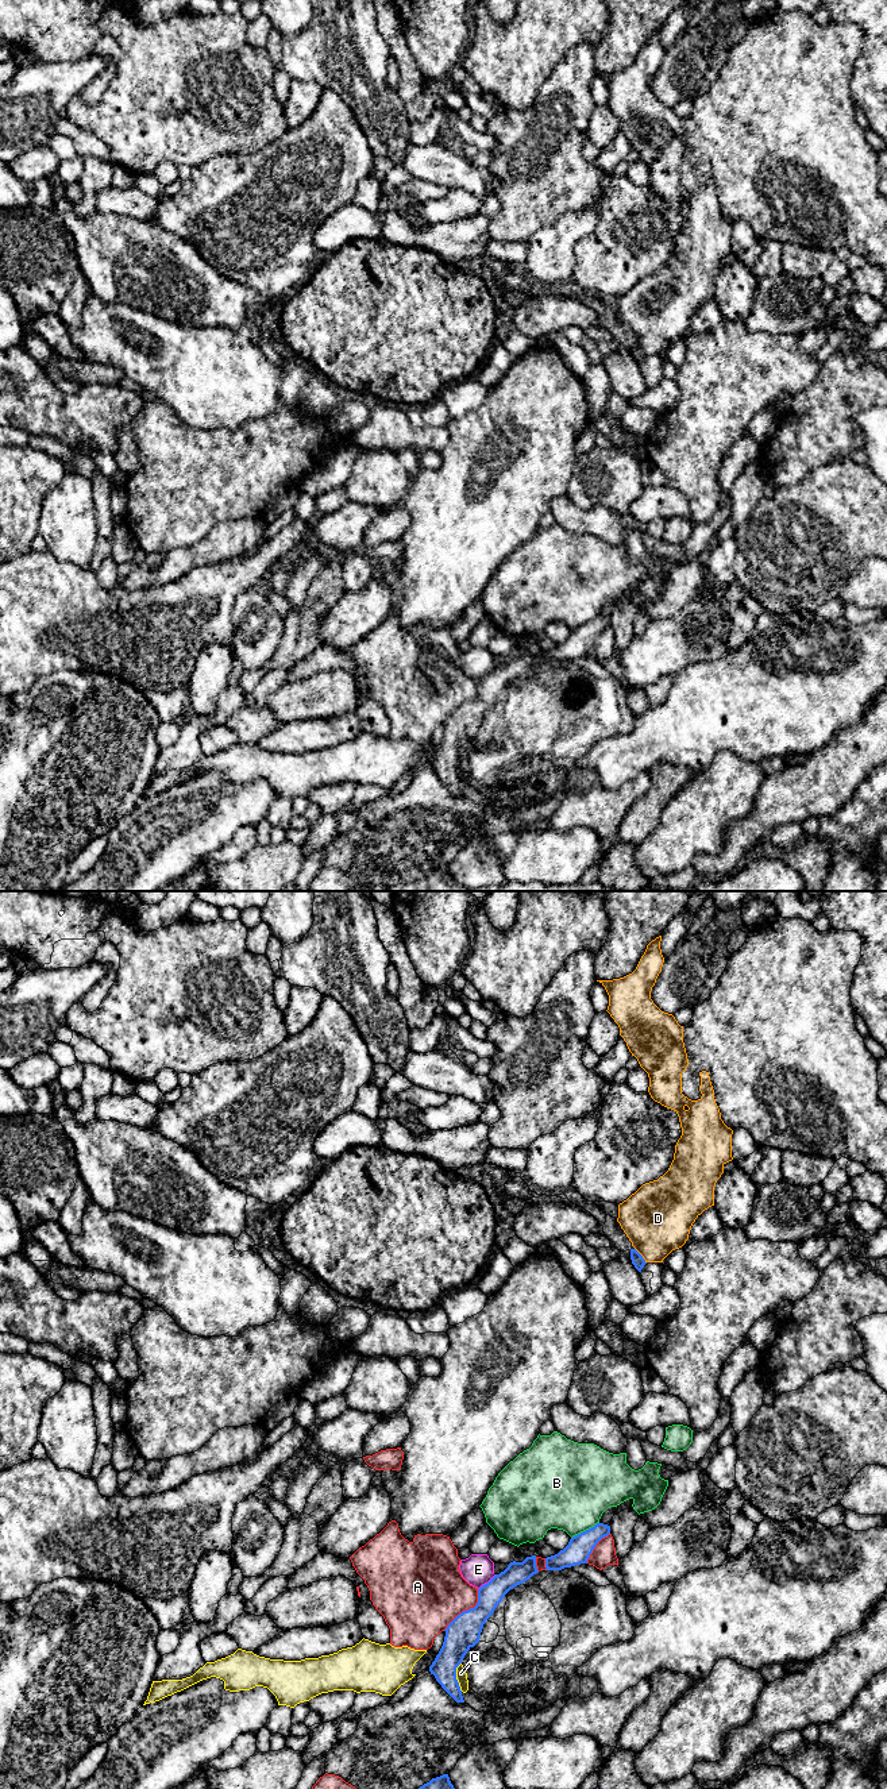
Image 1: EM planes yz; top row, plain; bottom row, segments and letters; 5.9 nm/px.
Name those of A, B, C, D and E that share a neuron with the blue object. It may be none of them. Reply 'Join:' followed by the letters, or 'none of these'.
Join: D

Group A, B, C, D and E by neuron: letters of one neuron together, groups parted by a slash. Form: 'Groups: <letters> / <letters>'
Groups: A / B / C / D / E

